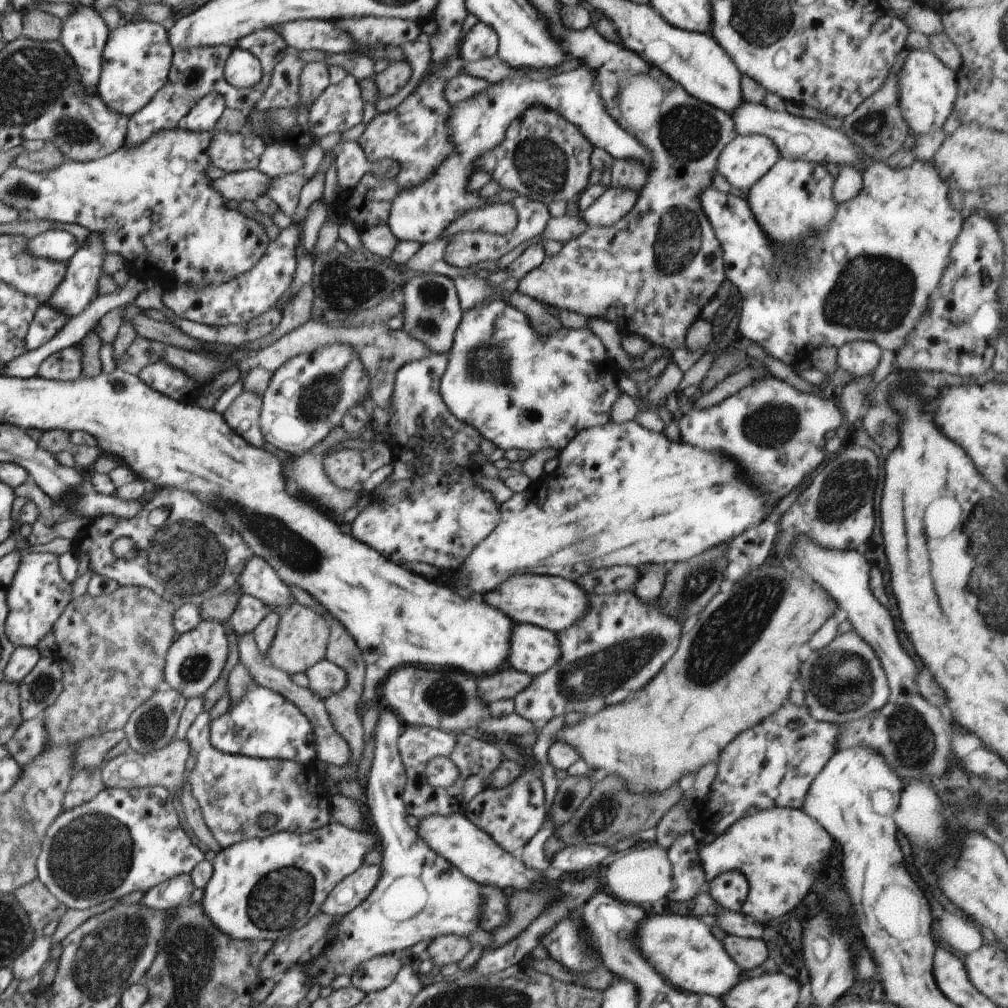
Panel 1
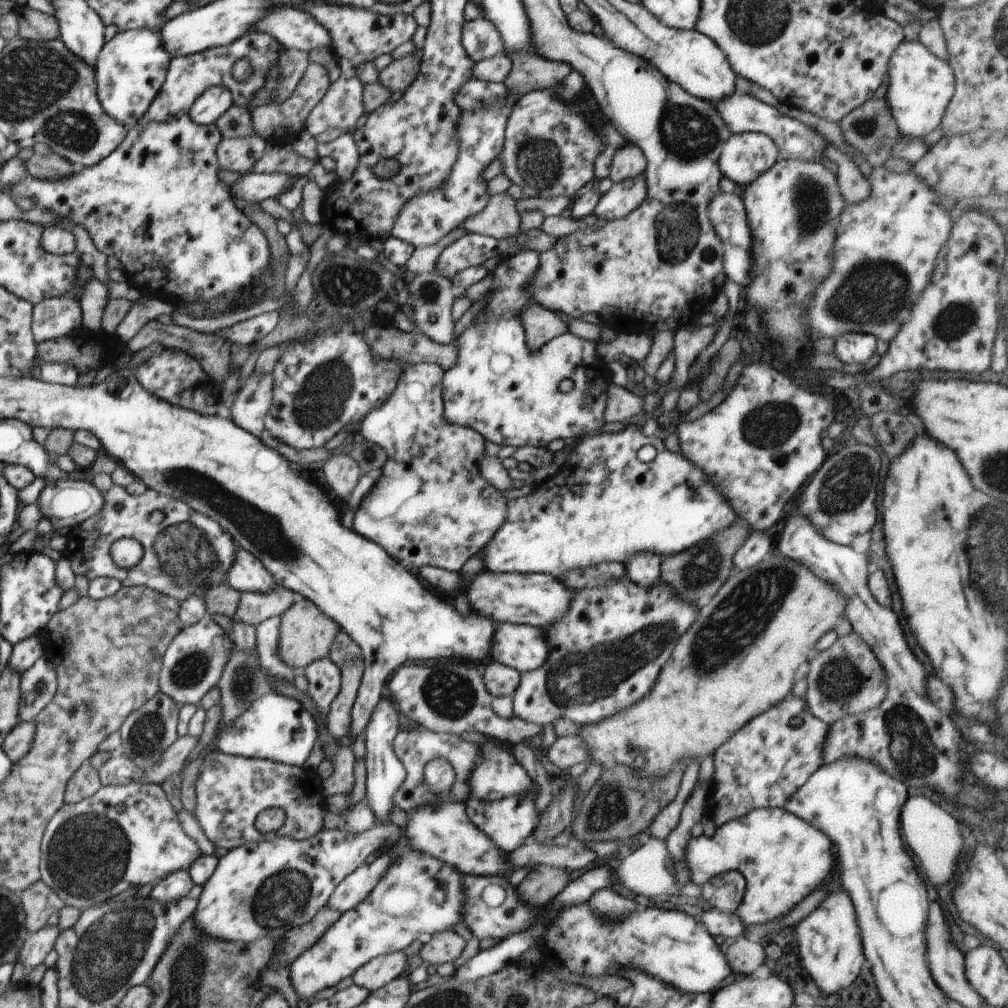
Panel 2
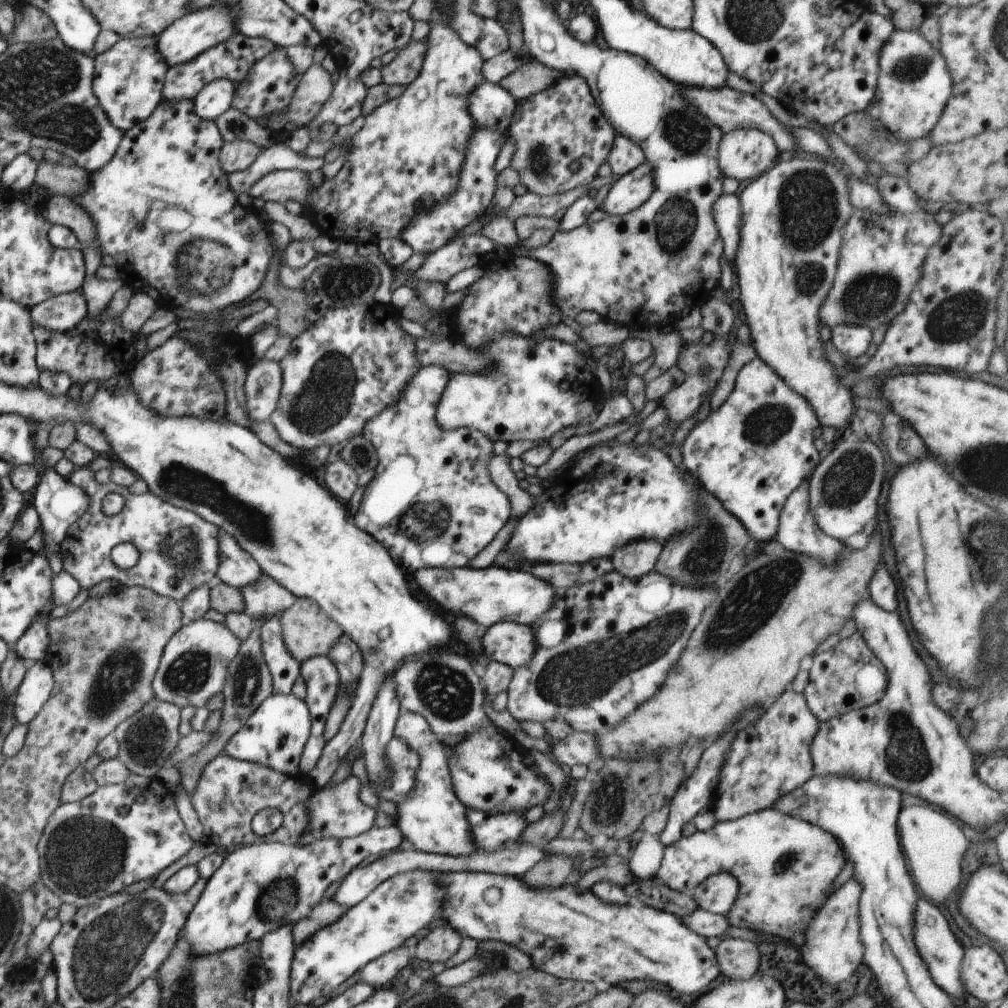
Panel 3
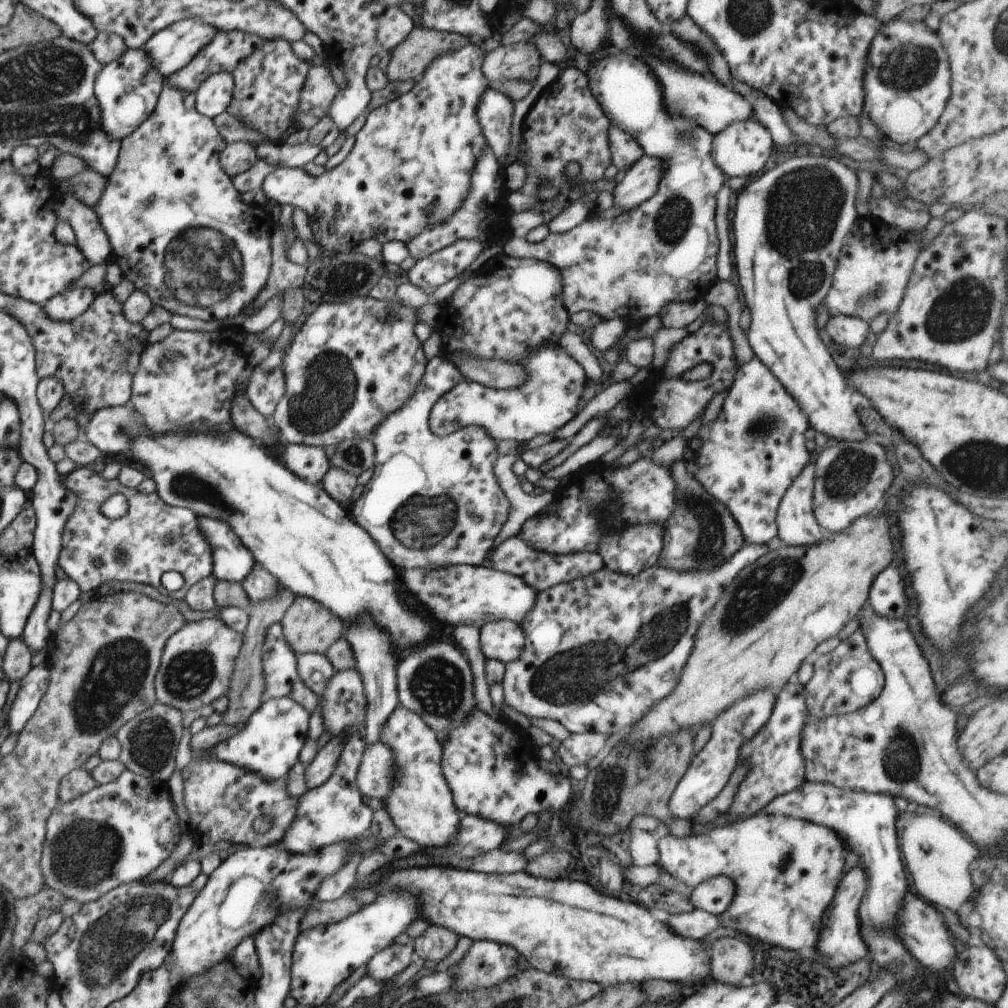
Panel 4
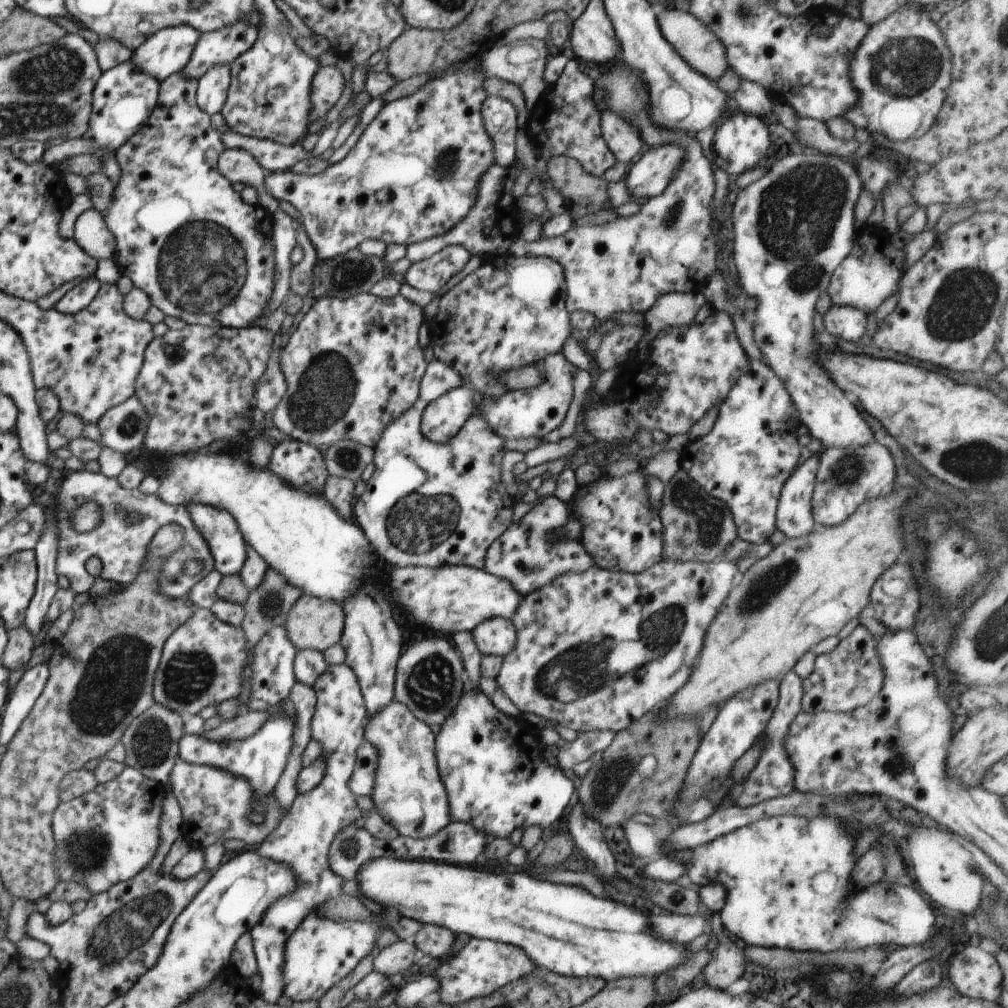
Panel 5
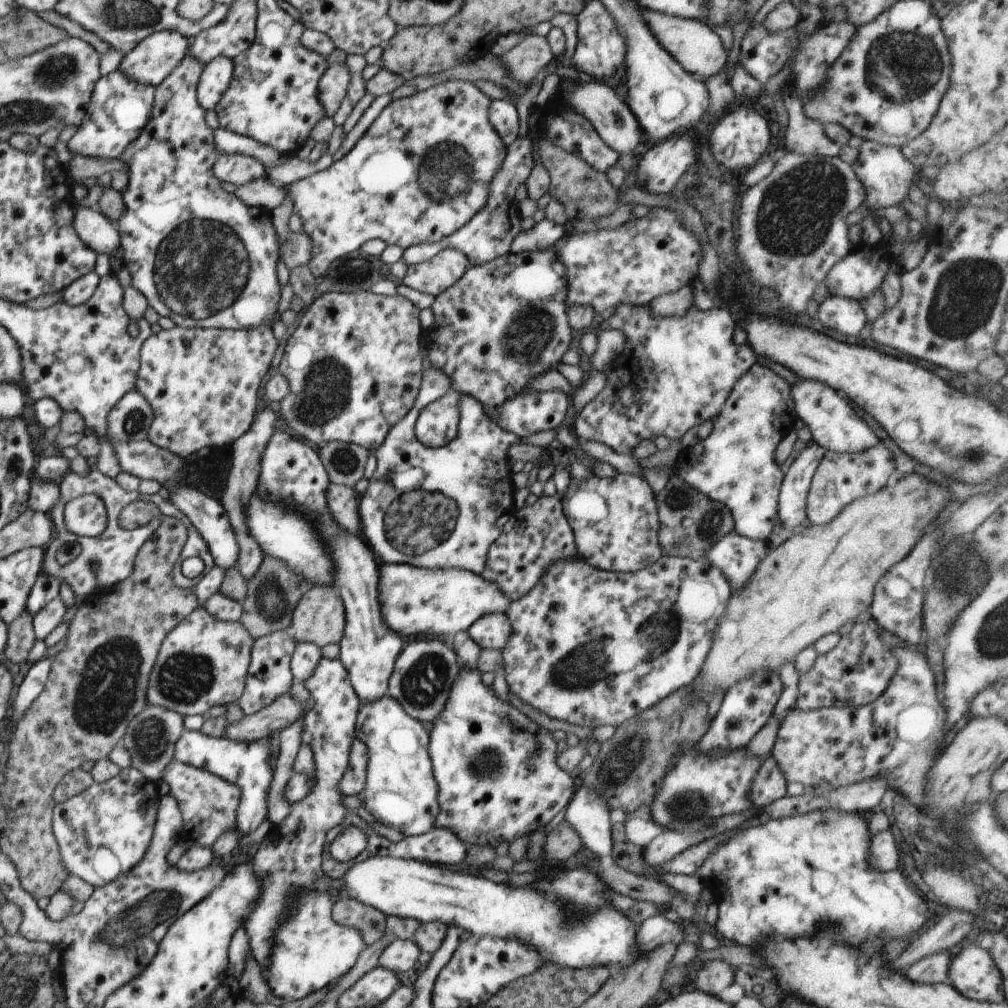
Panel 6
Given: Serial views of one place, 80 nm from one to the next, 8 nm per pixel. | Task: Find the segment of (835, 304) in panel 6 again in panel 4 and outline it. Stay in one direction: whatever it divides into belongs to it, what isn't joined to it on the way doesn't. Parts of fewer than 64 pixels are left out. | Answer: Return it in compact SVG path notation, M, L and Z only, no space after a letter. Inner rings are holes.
M834 316L826 324L826 332L830 334L830 338L834 342L848 346L848 348L858 348L858 346L862 346L864 340L867 342L868 333L871 331L869 325L860 318Z

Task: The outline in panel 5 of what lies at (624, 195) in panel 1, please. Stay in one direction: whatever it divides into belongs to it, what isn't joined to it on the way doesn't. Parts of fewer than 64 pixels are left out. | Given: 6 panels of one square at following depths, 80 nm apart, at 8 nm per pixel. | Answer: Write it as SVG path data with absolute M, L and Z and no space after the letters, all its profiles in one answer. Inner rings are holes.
M678 144L650 148L628 167L625 179L632 195L649 200L662 195L682 160L684 148Z

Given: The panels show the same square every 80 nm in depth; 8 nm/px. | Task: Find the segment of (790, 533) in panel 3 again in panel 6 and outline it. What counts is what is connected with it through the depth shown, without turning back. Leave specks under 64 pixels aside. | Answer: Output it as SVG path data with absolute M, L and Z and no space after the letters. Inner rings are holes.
M812 441L806 448L804 448L804 450L802 450L802 452L800 452L800 454L798 454L798 456L796 456L796 458L793 458L792 465L786 470L779 493L777 518L788 532L798 532L796 528L798 528L800 524L806 522L806 500L808 500L808 494L810 494L812 478L814 478L814 474L825 454L826 451L815 441Z

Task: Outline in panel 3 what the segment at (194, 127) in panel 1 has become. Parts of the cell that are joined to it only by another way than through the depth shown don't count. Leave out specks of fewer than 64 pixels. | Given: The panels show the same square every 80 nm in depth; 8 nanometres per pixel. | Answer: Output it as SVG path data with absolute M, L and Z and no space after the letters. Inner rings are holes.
M220 78L206 84L194 100L195 114L202 120L215 121L231 108L234 94L234 84L228 78Z

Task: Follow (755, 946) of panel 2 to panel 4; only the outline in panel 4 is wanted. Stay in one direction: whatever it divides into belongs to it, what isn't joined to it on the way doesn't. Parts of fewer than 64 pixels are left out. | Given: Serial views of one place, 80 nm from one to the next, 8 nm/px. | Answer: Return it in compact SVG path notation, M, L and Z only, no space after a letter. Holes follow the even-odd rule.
M742 937L718 938L712 944L712 956L710 956L710 975L716 981L724 984L740 984L746 976L750 978L750 972L754 970L754 956L750 950L749 942Z

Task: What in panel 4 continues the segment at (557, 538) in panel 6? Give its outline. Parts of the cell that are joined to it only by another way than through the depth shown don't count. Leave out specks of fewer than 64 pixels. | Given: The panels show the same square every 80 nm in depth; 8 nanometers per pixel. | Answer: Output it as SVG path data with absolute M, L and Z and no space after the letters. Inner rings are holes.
M520 535L508 538L502 544L498 544L496 550L492 550L492 556L488 559L487 565L499 572L508 572L518 577L522 576L522 580L526 580L530 584L530 588L537 589L539 592L548 590L556 584L562 584L562 582L571 582L584 576L590 576L600 568L607 566L597 552L564 554L564 556L538 552L526 540L522 540Z

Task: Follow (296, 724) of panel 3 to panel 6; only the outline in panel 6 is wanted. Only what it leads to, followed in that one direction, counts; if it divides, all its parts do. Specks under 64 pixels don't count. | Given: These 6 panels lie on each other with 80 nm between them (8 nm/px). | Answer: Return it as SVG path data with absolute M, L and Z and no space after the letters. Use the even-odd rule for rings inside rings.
M184 729L182 736L175 744L174 759L177 762L194 766L194 768L204 768L210 774L242 788L237 824L242 834L249 835L268 819L269 790L275 771L270 764L272 757L270 748L276 743L278 743L278 735L274 734L268 734L266 738L260 738L260 740L240 742L213 738L200 732Z

